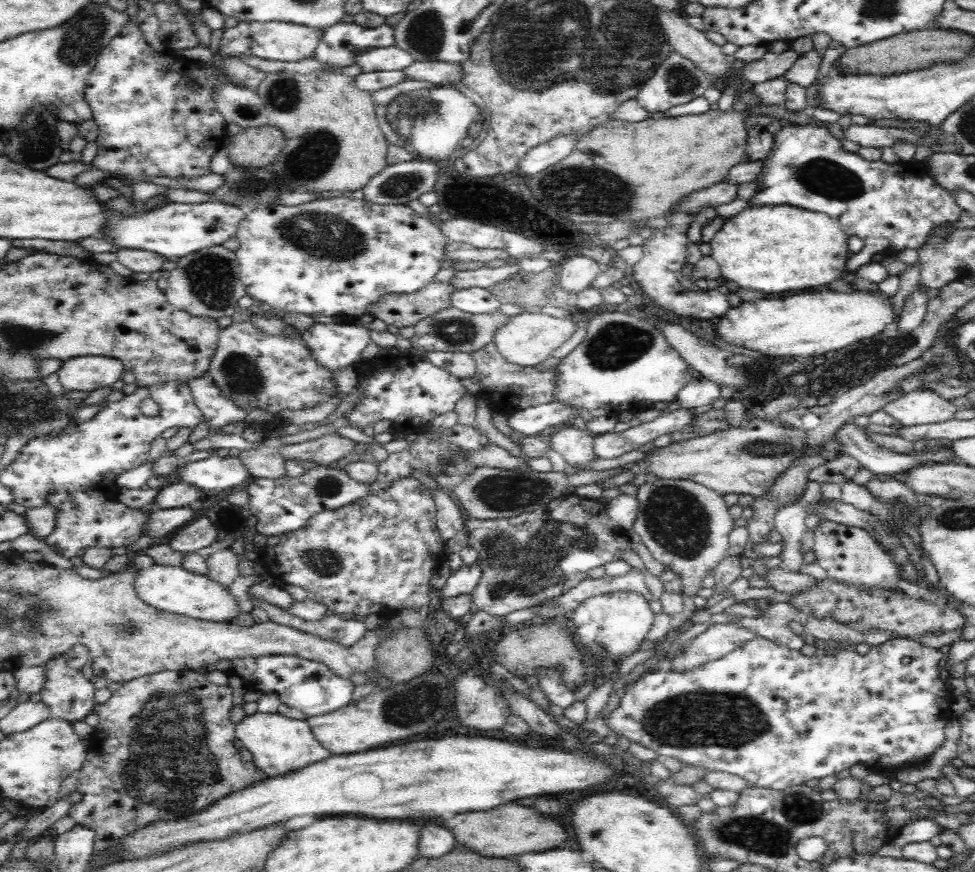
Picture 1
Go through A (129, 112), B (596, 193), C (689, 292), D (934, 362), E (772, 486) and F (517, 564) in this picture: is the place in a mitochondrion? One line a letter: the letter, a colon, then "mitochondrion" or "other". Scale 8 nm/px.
A: other
B: mitochondrion
C: other
D: mitochondrion
E: other
F: mitochondrion

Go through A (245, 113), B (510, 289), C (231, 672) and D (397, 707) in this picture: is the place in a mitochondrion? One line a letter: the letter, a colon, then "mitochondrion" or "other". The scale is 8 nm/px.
A: mitochondrion
B: mitochondrion
C: other
D: mitochondrion

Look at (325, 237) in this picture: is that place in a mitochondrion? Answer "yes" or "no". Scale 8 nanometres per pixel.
yes

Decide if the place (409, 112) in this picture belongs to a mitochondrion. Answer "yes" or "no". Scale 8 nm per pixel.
yes

